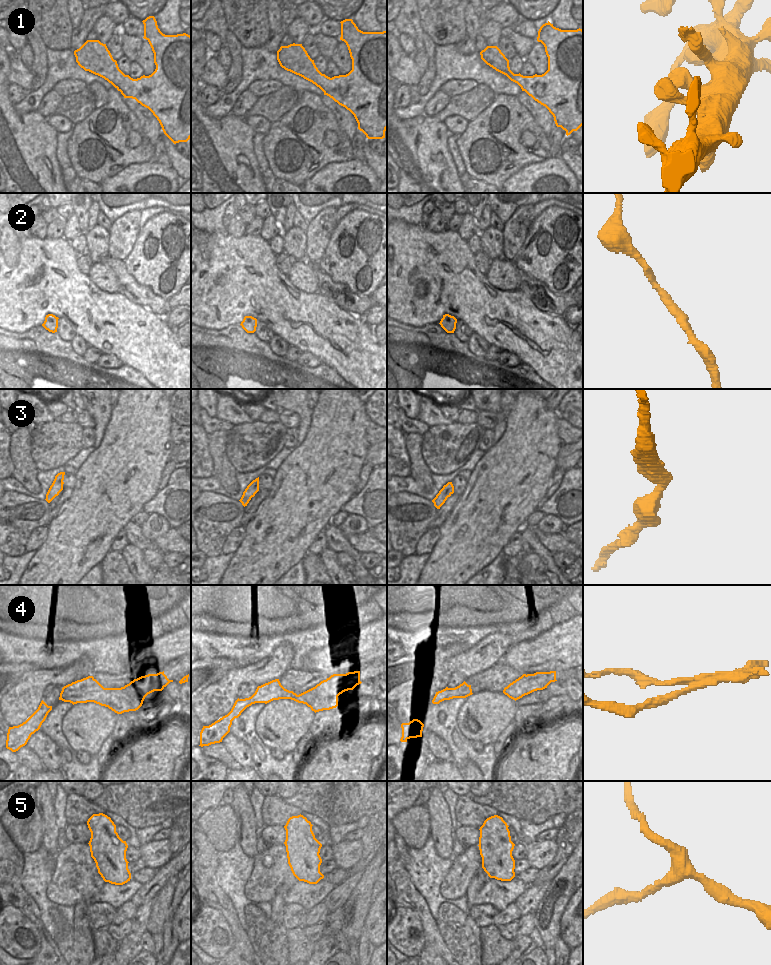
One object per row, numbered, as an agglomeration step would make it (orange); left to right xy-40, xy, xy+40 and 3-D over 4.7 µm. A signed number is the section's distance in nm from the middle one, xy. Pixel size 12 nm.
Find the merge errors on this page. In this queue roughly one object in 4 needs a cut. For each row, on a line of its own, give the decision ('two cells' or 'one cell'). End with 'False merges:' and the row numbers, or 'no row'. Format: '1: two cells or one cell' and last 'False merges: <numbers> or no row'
1: two cells
2: one cell
3: one cell
4: two cells
5: one cell
False merges: 1, 4

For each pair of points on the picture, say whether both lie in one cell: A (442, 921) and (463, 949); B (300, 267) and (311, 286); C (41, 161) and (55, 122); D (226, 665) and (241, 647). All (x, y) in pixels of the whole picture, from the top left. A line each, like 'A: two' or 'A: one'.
A: one
B: one
C: two
D: two

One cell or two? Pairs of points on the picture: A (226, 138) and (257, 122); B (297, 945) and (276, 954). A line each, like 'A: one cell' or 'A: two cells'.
A: two cells
B: two cells

